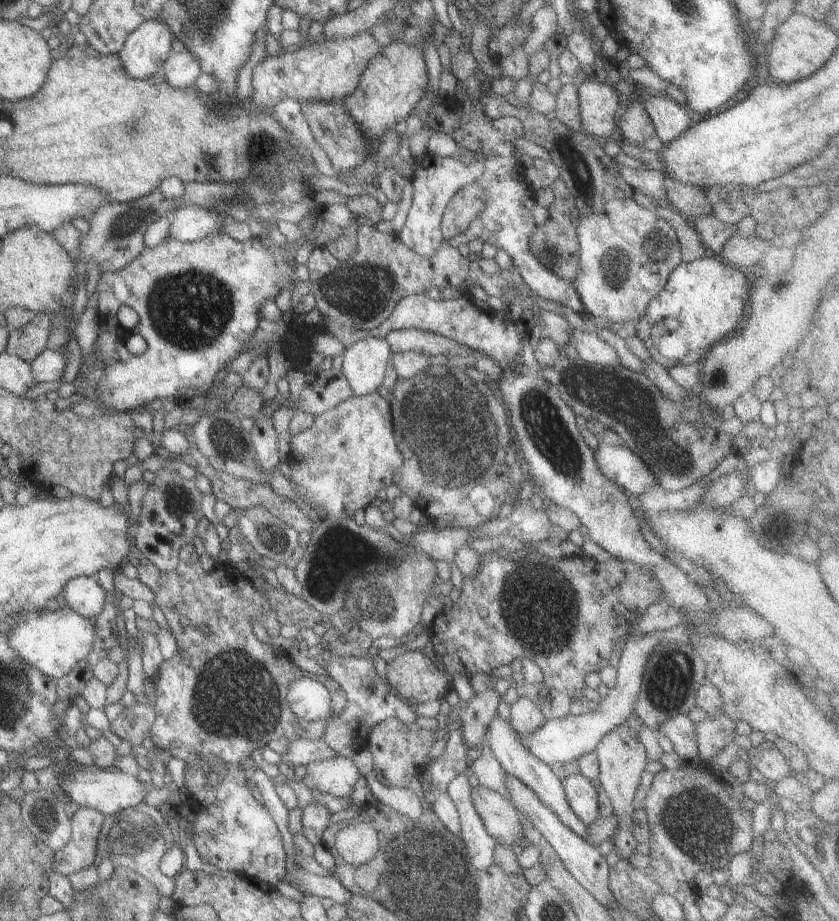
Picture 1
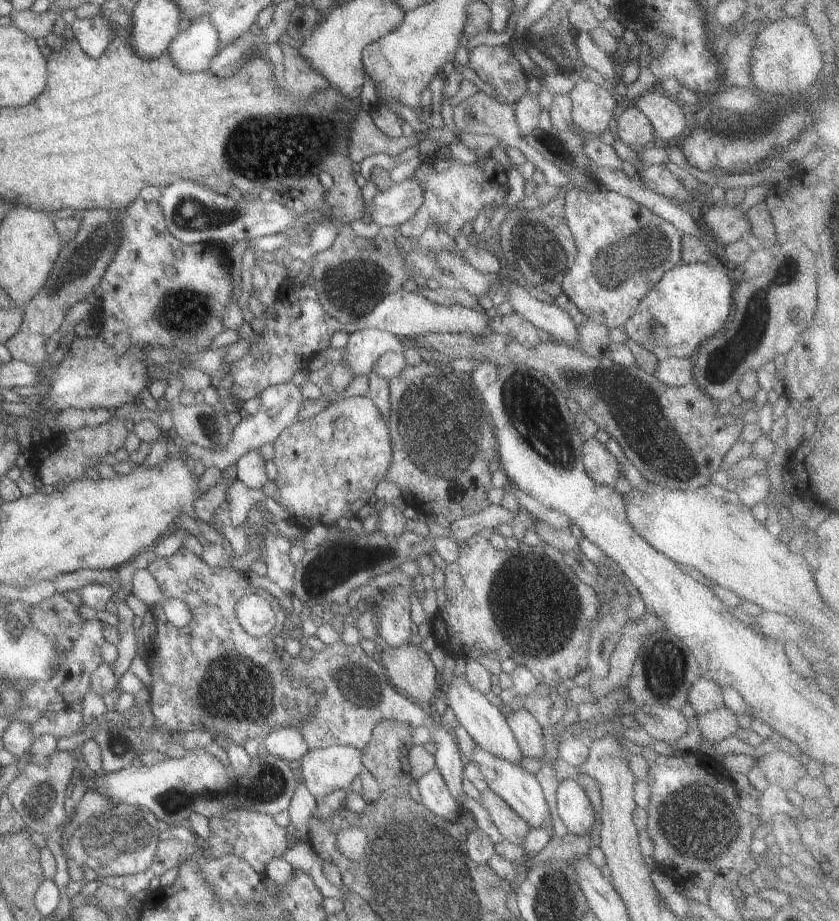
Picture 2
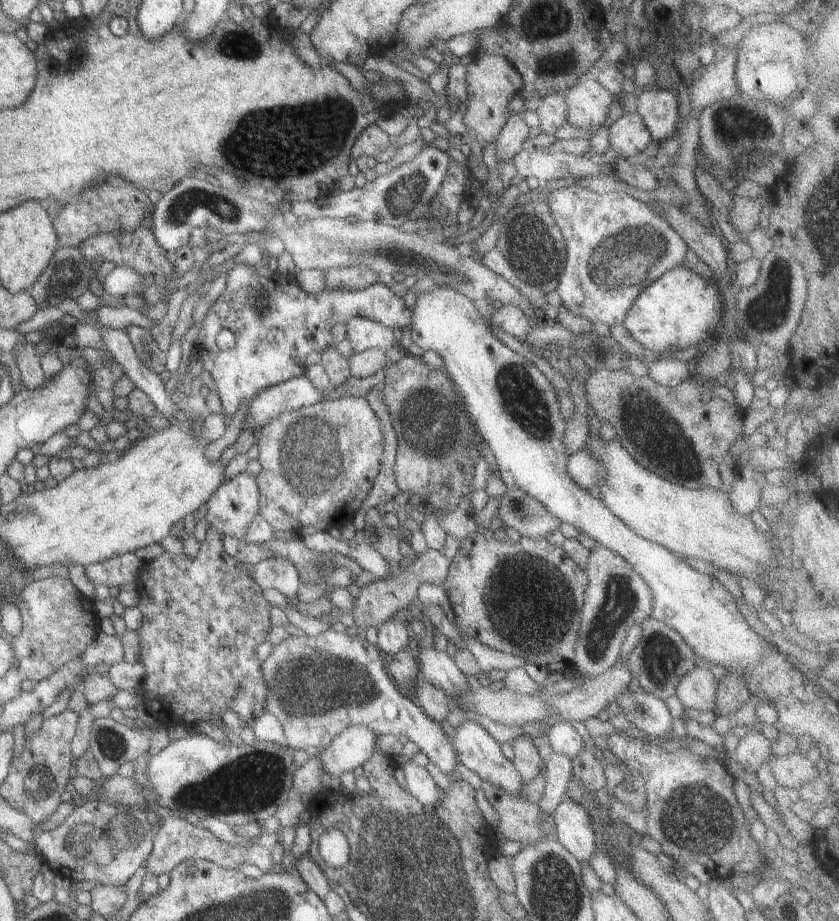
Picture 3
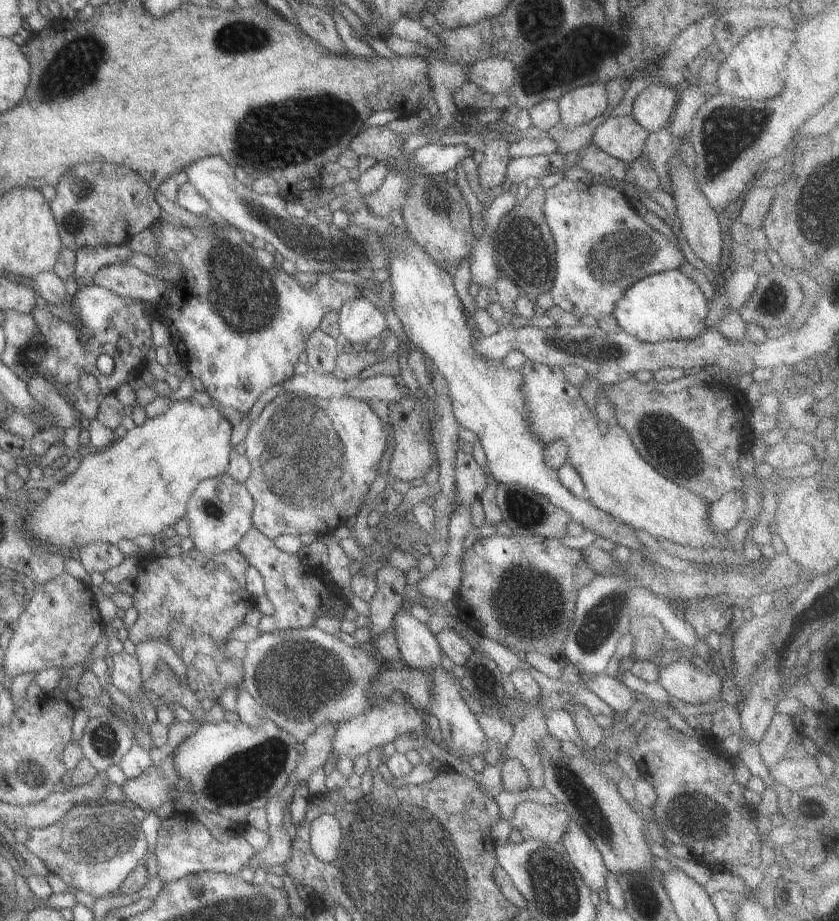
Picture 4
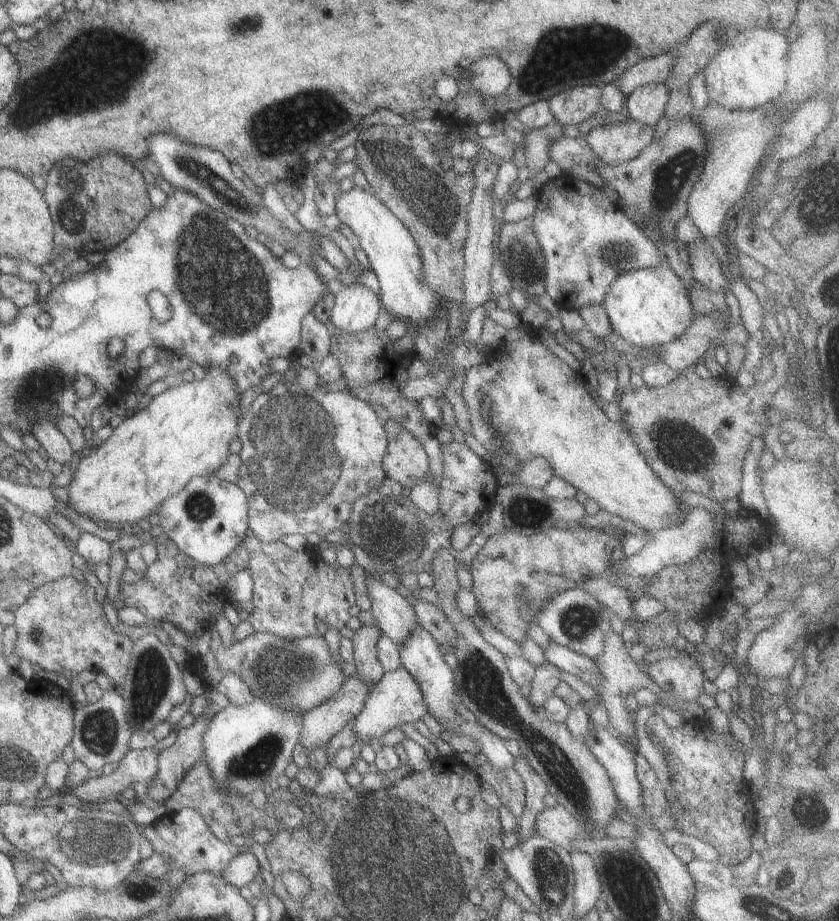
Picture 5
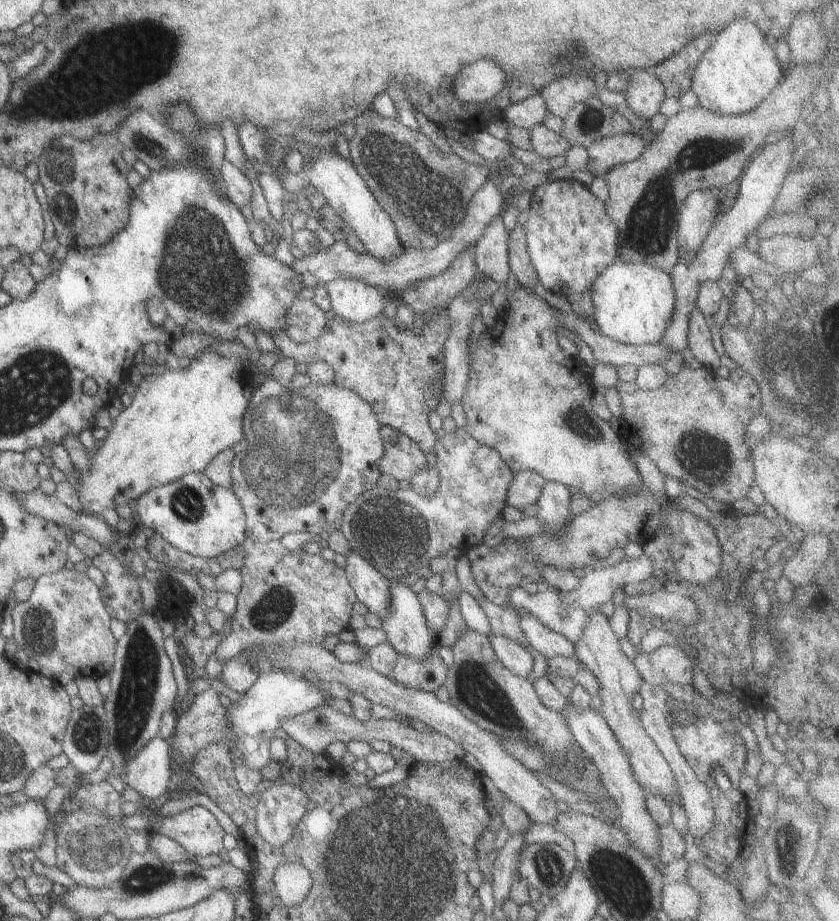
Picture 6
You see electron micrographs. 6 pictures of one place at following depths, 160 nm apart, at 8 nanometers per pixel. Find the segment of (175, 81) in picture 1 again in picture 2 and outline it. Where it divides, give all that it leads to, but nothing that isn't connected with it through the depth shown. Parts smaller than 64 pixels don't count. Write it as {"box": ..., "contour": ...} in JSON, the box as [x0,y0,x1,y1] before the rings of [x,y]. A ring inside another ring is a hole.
{"box":[167,14,220,72],"contour":[[[207,14],[188,20],[185,30],[178,30],[167,46],[167,56],[181,72],[200,72],[220,49],[219,38]]]}

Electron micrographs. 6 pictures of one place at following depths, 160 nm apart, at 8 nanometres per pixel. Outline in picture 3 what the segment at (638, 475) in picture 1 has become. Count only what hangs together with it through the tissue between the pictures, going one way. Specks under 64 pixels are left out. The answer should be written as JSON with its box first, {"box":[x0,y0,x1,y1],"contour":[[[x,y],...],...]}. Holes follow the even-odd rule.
{"box":[565,450,605,491],"contour":[[[579,450],[568,456],[565,462],[565,472],[581,490],[586,491],[597,482],[601,482],[605,476],[601,462],[591,458],[585,450]]]}

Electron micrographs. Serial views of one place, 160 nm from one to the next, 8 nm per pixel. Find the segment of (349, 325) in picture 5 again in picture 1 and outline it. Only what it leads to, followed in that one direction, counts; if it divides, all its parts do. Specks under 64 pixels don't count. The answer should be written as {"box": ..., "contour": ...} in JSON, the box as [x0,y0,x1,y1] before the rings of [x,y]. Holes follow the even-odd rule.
{"box":[341,337,390,396],"contour":[[[369,337],[351,343],[343,350],[341,374],[355,396],[375,393],[382,384],[390,359],[390,348],[384,337]]]}

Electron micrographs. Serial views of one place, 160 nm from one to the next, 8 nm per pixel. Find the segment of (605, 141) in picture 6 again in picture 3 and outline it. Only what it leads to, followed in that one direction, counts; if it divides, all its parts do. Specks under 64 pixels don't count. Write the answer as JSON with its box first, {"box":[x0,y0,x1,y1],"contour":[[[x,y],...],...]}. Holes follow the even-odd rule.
{"box":[607,108,652,159],"contour":[[[631,108],[609,125],[607,133],[609,147],[624,159],[641,152],[652,141],[643,119]]]}

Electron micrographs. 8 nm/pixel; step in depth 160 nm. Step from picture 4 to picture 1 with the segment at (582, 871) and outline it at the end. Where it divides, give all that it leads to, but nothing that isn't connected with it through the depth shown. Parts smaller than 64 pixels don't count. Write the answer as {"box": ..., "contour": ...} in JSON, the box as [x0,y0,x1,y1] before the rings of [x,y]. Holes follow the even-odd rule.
{"box":[561,774,598,825],"contour":[[[575,774],[567,776],[561,786],[565,802],[571,808],[573,816],[585,825],[591,824],[597,817],[598,810],[595,784],[581,774]]]}

